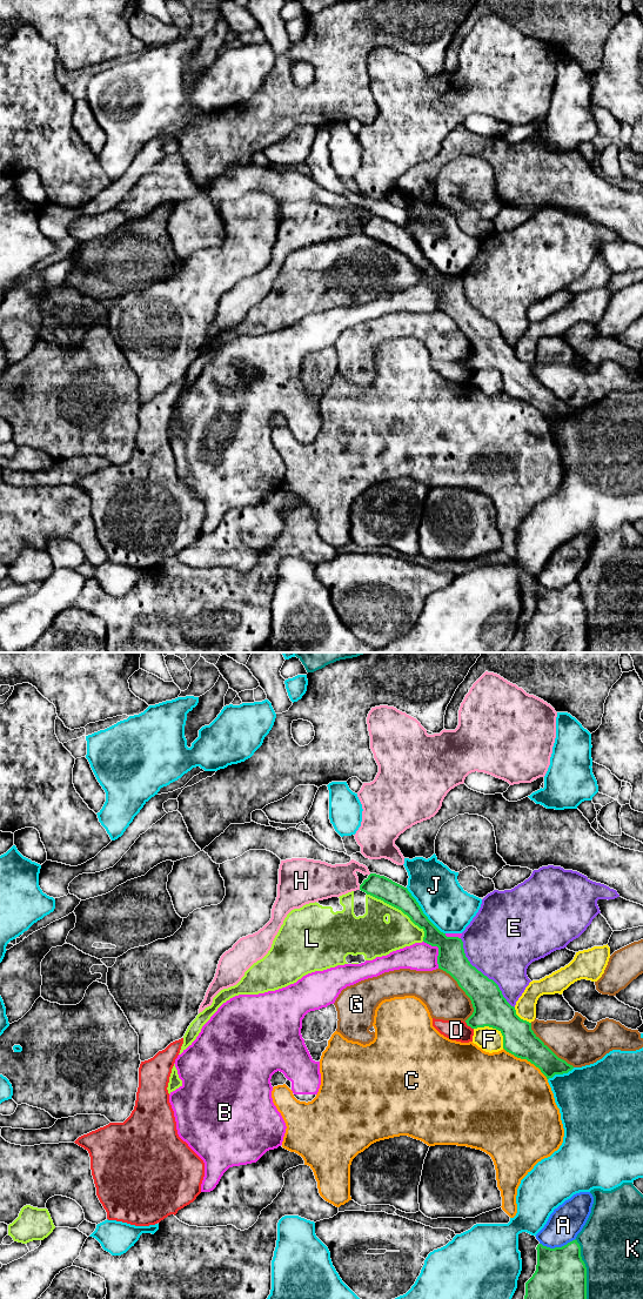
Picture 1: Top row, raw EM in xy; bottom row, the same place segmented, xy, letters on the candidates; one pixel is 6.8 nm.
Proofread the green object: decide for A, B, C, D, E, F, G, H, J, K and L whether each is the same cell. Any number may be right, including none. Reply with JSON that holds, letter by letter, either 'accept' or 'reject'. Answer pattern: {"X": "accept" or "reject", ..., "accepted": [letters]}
{"A": "reject", "B": "reject", "C": "reject", "D": "reject", "E": "reject", "F": "reject", "G": "reject", "H": "reject", "J": "reject", "K": "reject", "L": "reject", "accepted": []}

